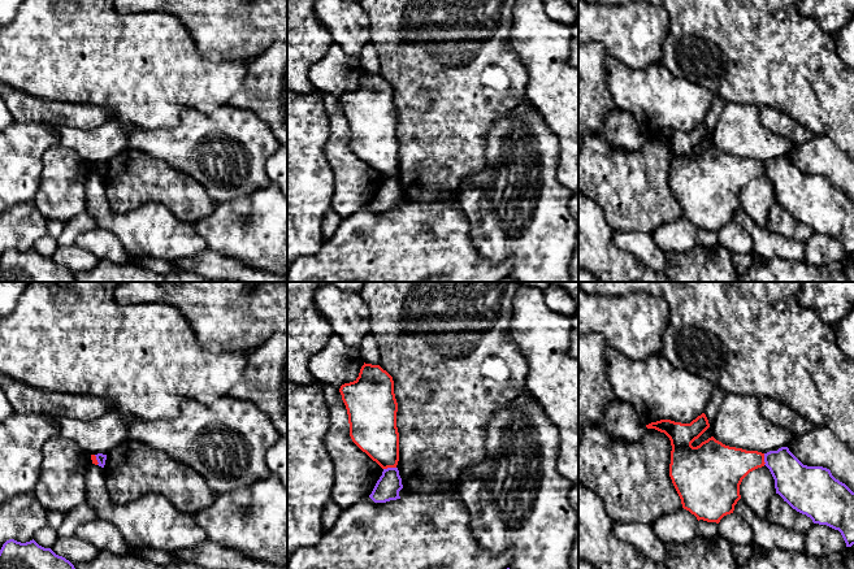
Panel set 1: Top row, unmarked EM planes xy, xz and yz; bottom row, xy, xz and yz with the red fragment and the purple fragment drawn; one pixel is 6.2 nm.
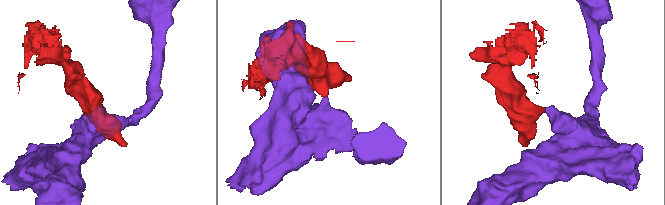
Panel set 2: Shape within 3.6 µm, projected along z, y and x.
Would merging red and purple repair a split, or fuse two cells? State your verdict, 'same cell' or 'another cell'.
another cell

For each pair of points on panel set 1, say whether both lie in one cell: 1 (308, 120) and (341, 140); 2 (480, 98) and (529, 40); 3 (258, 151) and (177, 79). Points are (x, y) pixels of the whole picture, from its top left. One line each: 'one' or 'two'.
1: two
2: two
3: two

